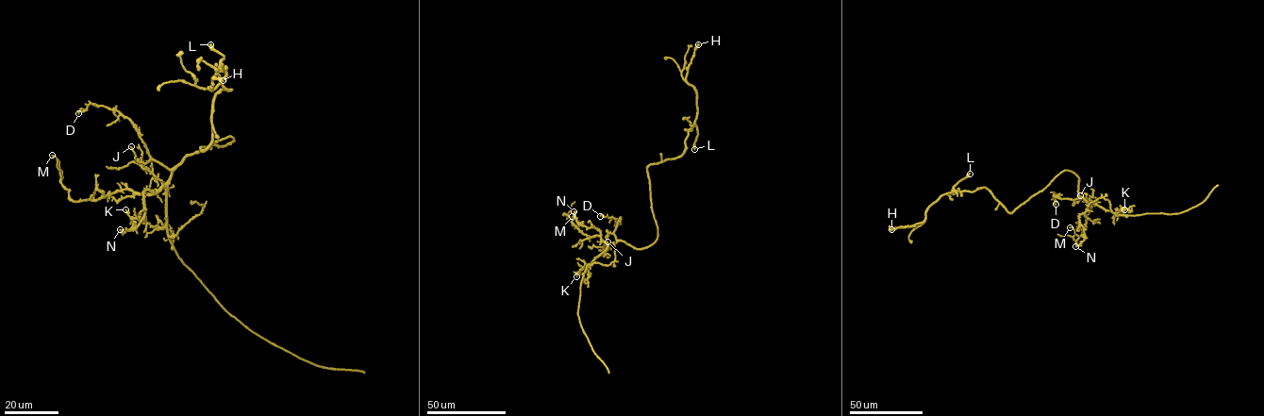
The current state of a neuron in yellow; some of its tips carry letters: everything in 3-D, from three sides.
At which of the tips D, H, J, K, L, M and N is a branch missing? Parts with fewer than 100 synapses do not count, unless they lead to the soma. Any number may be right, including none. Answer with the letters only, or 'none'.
none

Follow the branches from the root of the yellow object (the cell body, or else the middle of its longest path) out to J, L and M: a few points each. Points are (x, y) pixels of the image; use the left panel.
J: (226, 138), (184, 157), (171, 169), (152, 159), (144, 163), (137, 160), (131, 146)
L: (226, 138), (234, 141), (200, 149), (211, 141), (215, 93), (229, 90), (216, 74), (224, 58), (210, 44)
M: (226, 138), (184, 157), (152, 194), (124, 190), (91, 200), (71, 200), (61, 183), (58, 159), (52, 155)

